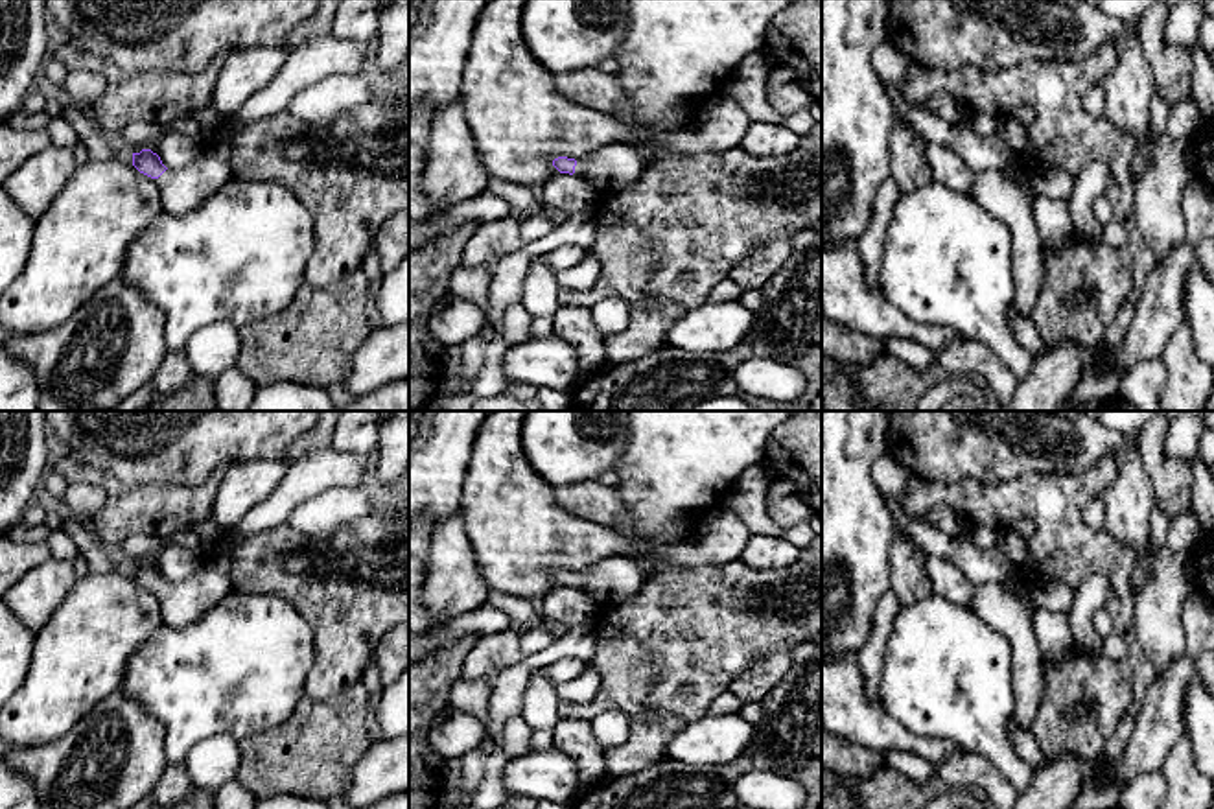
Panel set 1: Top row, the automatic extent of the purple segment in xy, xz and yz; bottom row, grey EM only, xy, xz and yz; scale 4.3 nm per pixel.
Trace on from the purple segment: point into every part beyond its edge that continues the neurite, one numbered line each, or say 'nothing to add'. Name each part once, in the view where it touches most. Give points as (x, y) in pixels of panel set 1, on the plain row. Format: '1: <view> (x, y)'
1: xz (612, 579)

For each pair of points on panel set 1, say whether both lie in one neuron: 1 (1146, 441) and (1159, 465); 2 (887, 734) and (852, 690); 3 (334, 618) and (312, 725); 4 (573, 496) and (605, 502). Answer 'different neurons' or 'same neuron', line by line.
1: same neuron
2: same neuron
3: different neurons
4: same neuron

